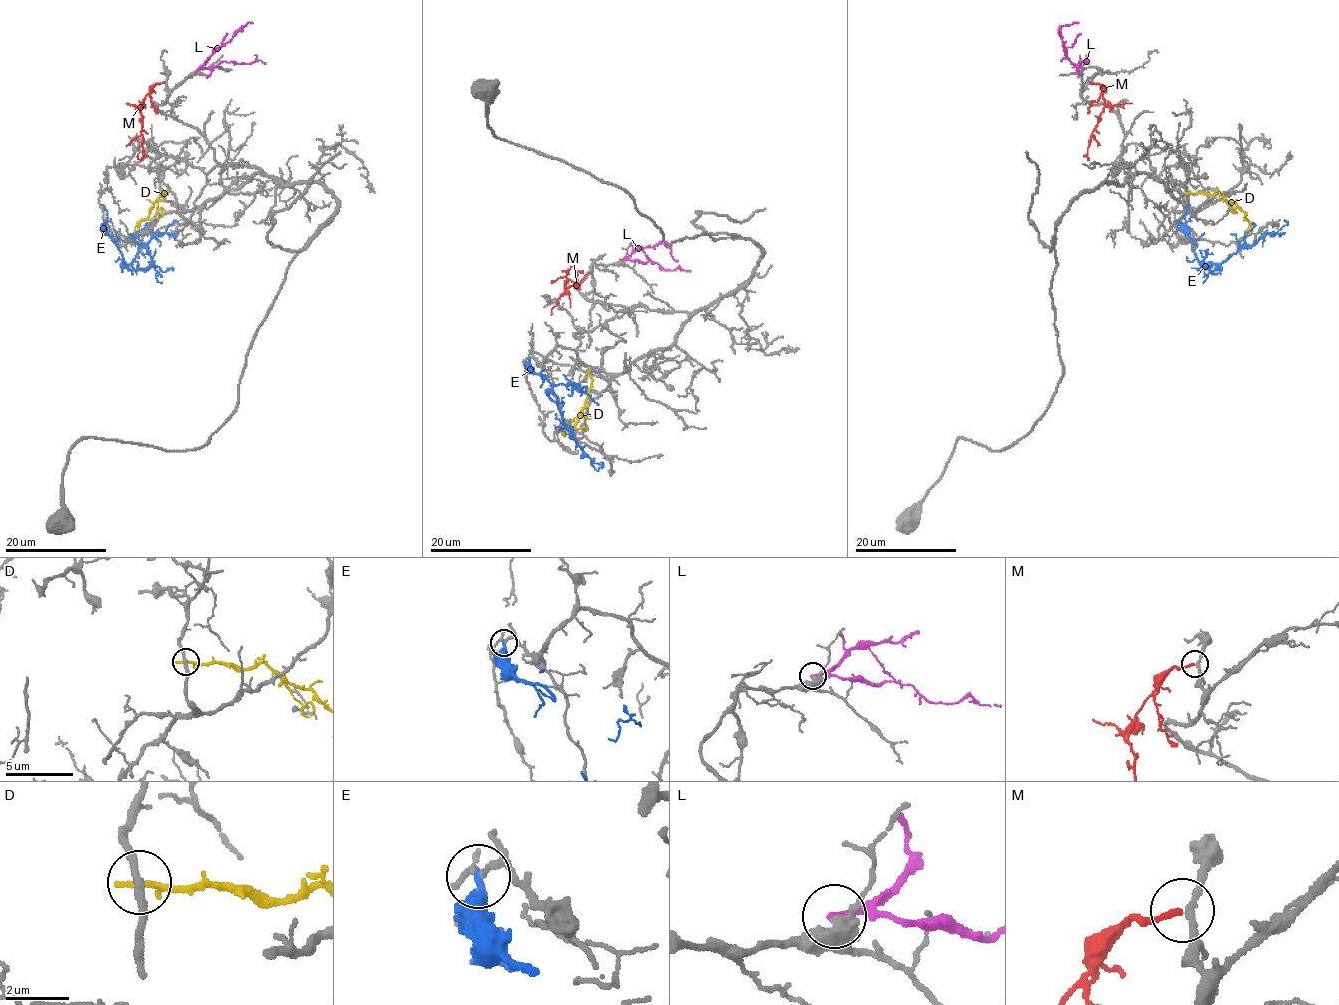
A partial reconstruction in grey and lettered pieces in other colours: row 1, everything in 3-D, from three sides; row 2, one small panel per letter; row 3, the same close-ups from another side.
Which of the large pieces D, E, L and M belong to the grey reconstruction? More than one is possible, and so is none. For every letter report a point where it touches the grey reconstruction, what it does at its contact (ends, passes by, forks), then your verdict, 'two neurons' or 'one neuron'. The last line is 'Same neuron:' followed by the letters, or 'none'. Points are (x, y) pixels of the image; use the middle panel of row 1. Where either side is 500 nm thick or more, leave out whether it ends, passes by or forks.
D: meets grey at (589, 371); it ends there; two neurons
E: meets grey at (529, 359); it ends there; two neurons
L: meets grey at (620, 260); it ends there; two neurons
M: meets grey at (589, 272); it ends there; two neurons
Same neuron: none

